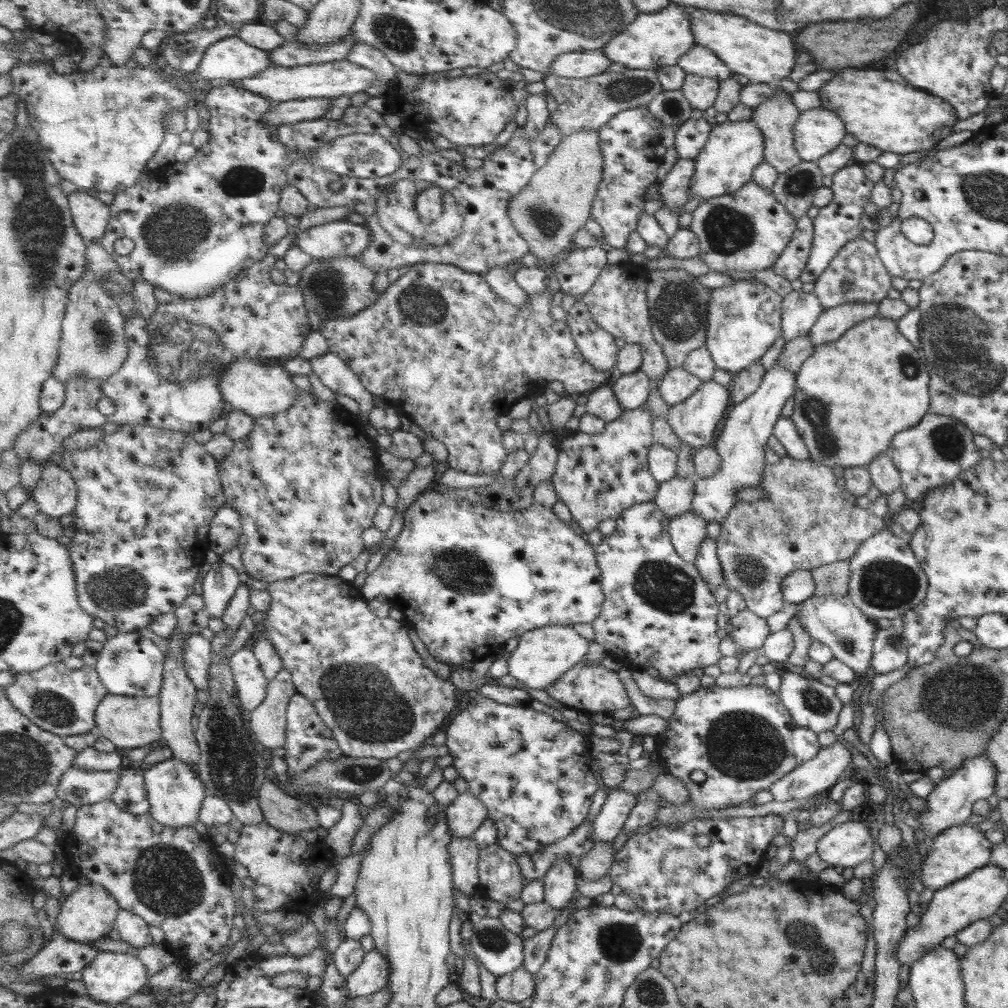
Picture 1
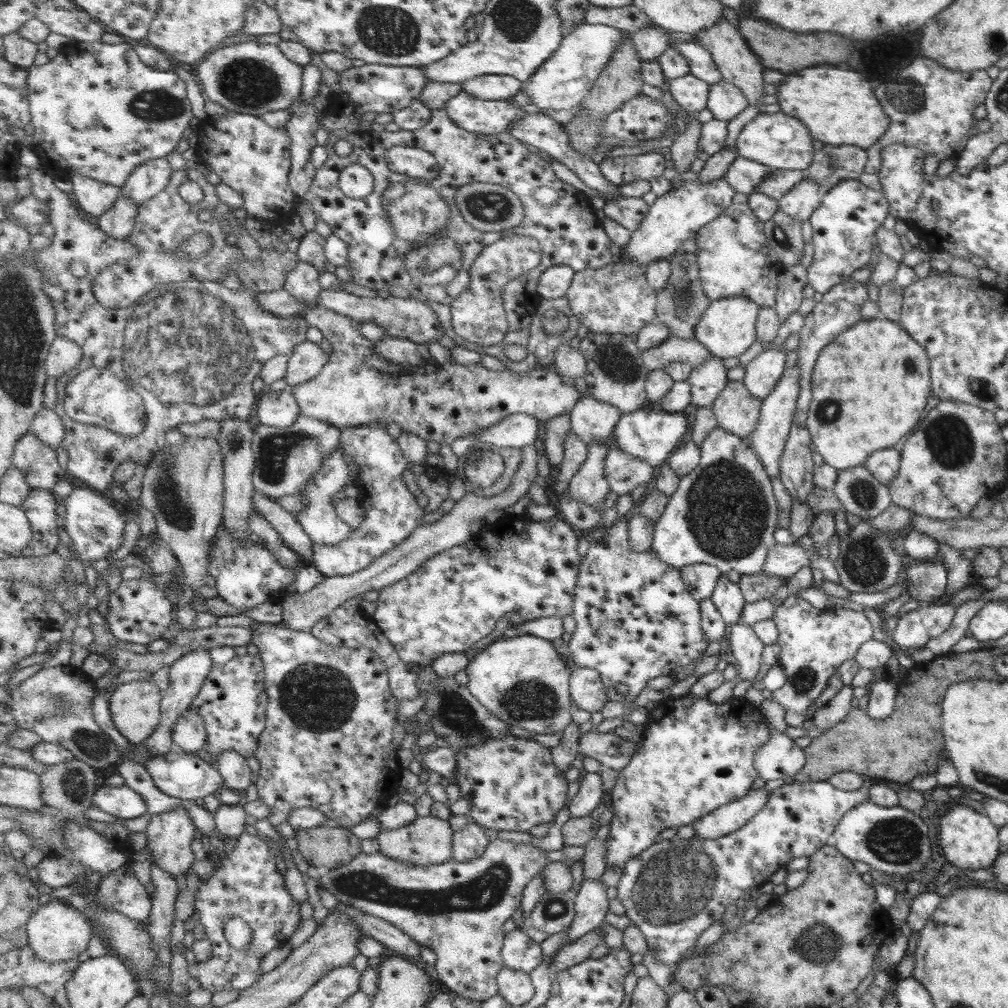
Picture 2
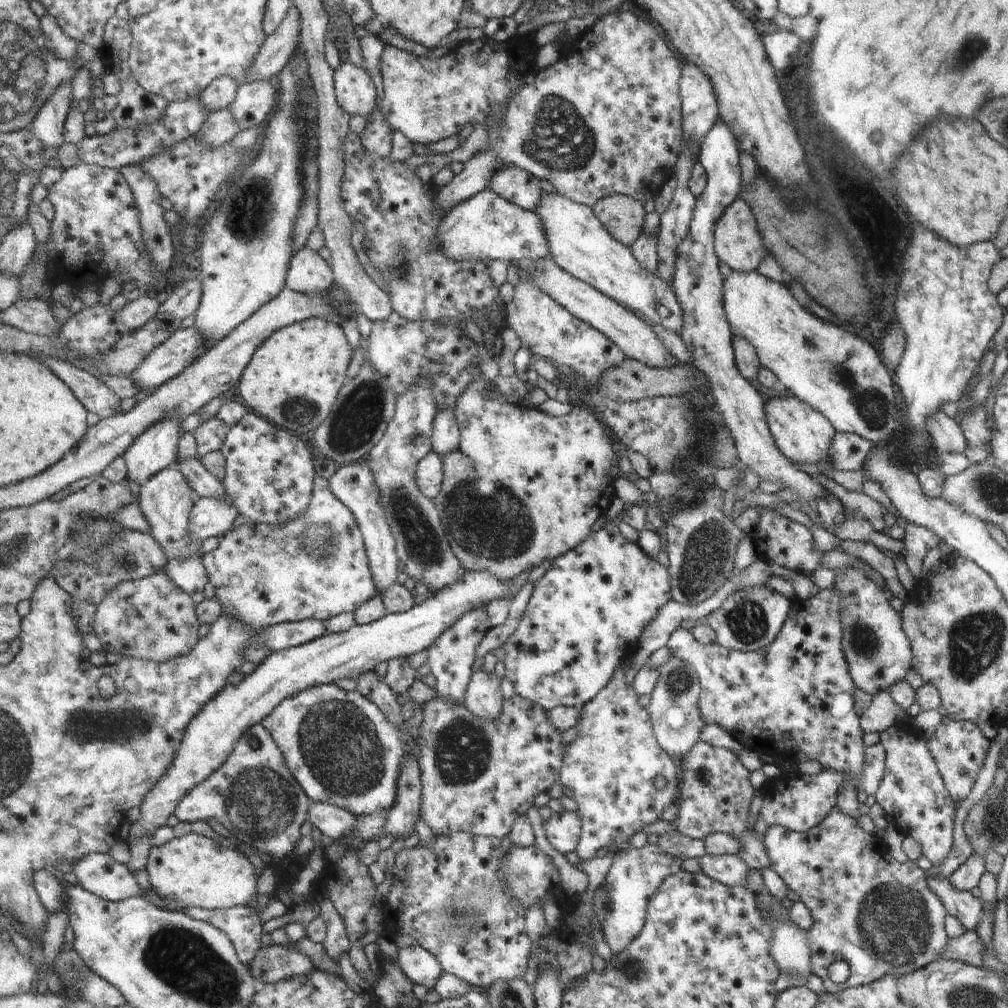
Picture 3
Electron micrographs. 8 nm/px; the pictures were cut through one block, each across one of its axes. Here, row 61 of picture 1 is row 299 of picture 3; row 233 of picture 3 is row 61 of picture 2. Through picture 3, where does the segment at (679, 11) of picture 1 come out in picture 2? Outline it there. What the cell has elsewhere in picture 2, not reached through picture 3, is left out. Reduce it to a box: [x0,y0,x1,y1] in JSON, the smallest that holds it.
[521,23,622,111]

